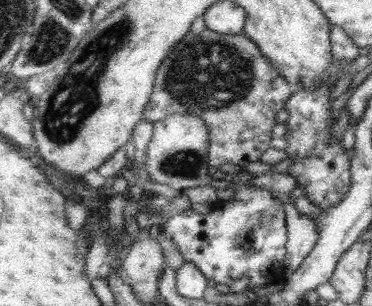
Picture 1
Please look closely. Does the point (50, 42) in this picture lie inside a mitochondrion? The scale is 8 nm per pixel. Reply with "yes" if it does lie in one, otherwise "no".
yes

